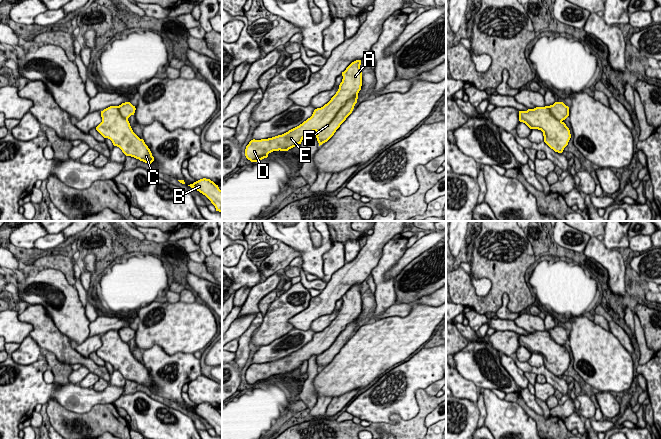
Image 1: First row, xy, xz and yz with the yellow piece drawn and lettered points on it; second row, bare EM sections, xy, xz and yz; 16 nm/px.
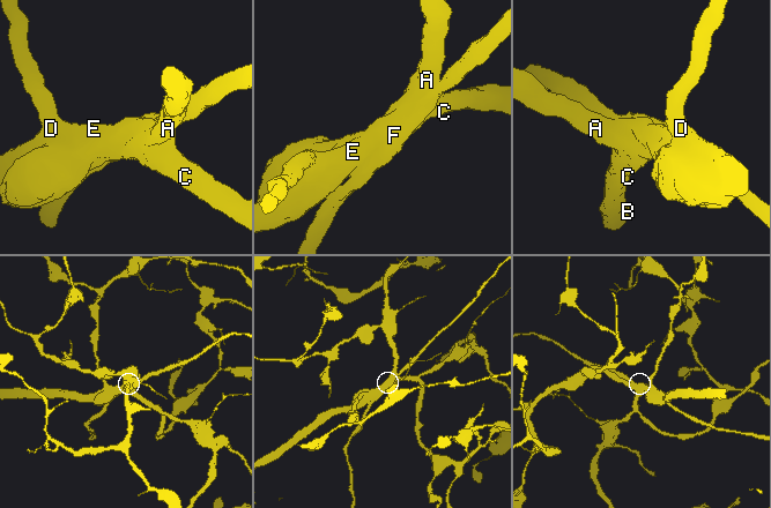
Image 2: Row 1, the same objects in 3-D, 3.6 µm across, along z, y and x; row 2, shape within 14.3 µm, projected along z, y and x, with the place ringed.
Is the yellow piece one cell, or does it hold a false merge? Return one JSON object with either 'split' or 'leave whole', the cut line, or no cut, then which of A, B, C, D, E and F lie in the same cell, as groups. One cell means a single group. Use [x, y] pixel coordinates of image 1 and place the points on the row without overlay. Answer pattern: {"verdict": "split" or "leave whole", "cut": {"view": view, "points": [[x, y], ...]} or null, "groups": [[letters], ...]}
{"verdict": "leave whole", "cut": null, "groups": [["A", "B", "C", "D", "E", "F"]]}

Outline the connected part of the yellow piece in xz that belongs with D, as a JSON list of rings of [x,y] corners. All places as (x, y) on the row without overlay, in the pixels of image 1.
[[[361,284],[352,286],[342,296],[342,306],[331,324],[314,334],[312,340],[288,356],[268,363],[251,364],[245,373],[245,380],[251,386],[268,381],[273,375],[288,375],[301,368],[304,361],[316,355],[319,370],[327,366],[352,337],[362,310]]]

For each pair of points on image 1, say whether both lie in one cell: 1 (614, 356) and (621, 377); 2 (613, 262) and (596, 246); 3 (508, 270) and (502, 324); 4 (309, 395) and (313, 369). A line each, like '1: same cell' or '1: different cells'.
1: same cell
2: same cell
3: different cells
4: same cell

